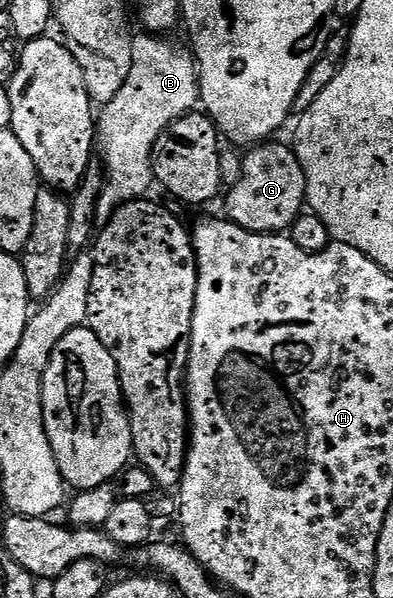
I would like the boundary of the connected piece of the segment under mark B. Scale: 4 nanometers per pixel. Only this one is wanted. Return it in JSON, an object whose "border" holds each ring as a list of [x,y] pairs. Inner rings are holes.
{"border":[[[137,33],[133,37],[131,49],[131,73],[113,100],[104,104],[99,115],[99,143],[105,146],[105,191],[98,201],[97,218],[104,221],[113,216],[114,211],[123,203],[134,201],[148,196],[149,186],[154,186],[153,177],[153,147],[159,137],[169,126],[184,115],[194,110],[193,106],[199,103],[199,72],[197,60],[190,48],[176,47],[168,43],[168,38],[157,33]]]}

